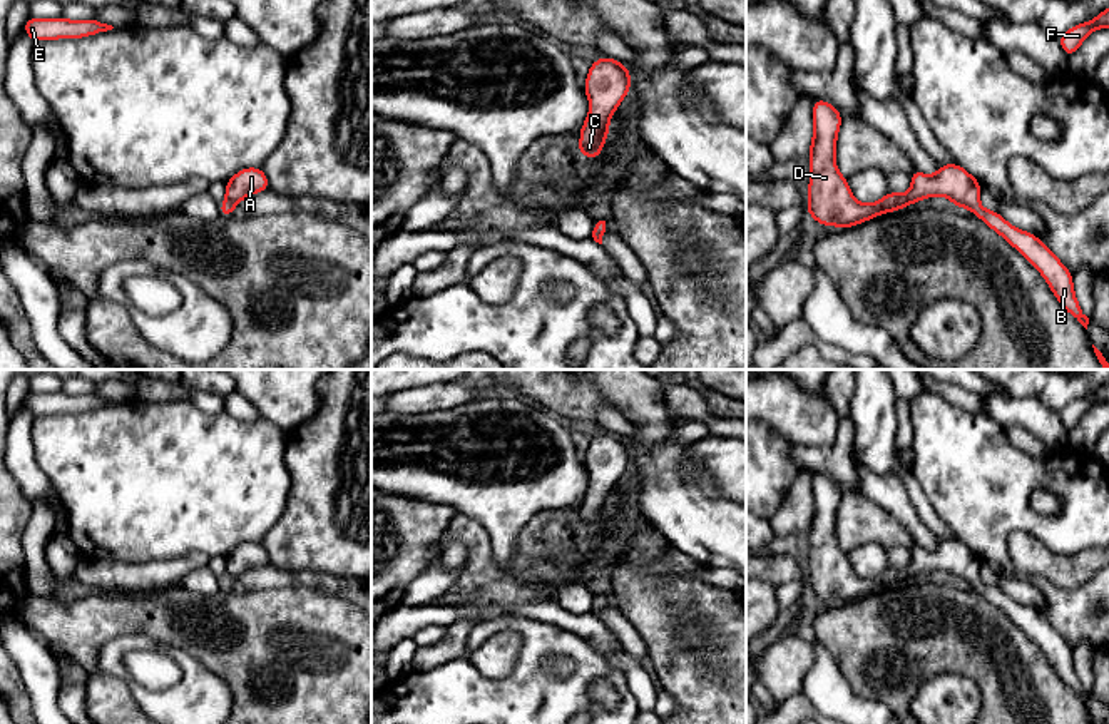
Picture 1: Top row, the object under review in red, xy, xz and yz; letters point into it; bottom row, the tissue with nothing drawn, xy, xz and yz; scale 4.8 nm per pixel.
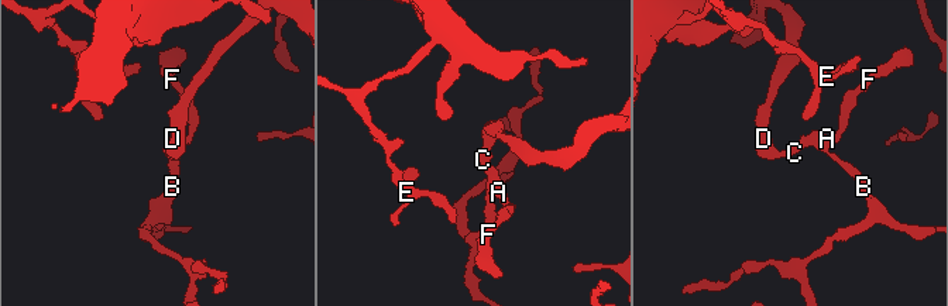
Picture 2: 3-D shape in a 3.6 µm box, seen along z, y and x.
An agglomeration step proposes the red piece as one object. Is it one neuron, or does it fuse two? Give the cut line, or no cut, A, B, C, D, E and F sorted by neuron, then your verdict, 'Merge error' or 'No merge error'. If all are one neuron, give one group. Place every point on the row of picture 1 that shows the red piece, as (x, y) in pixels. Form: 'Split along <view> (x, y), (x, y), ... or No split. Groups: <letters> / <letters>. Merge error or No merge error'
No split. Groups: A B C D E F. No merge error

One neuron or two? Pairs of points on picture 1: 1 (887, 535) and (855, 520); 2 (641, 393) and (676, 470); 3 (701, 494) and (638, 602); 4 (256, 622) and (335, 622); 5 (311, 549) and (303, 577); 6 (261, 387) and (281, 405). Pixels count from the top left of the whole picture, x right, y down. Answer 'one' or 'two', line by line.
1: one
2: one
3: two
4: one
5: two
6: one

